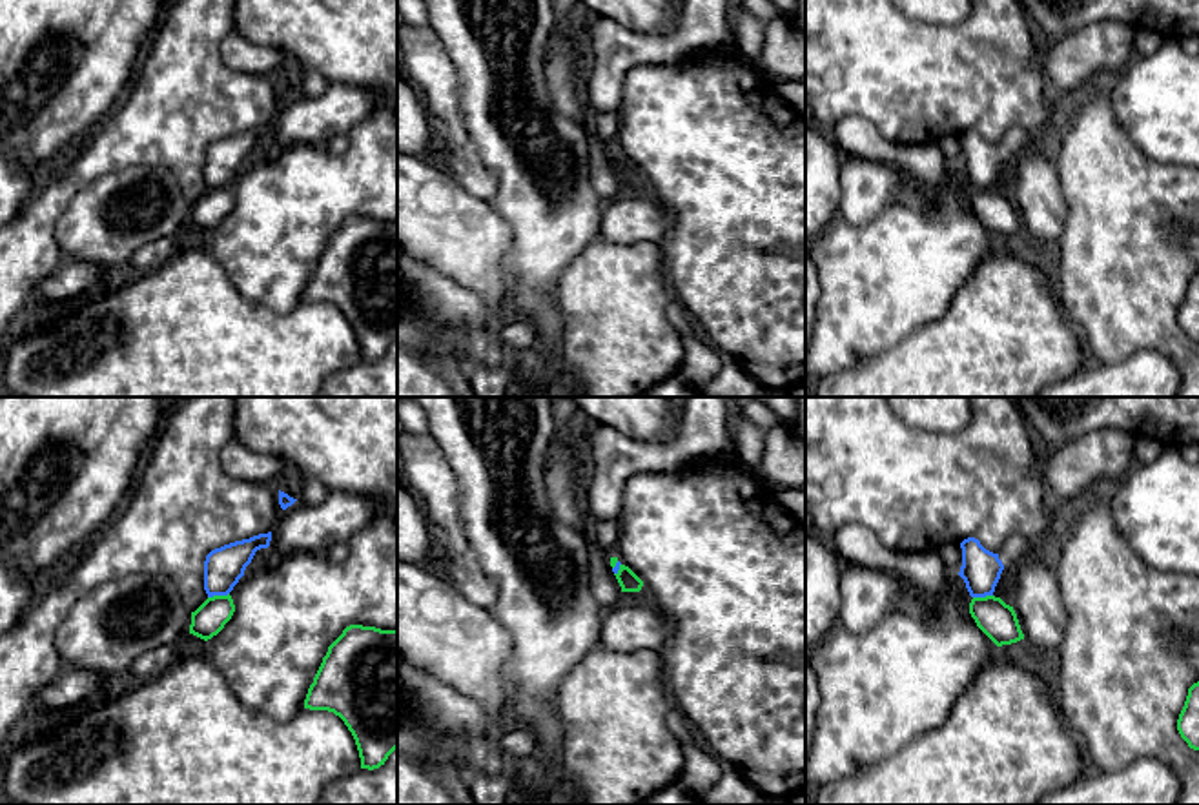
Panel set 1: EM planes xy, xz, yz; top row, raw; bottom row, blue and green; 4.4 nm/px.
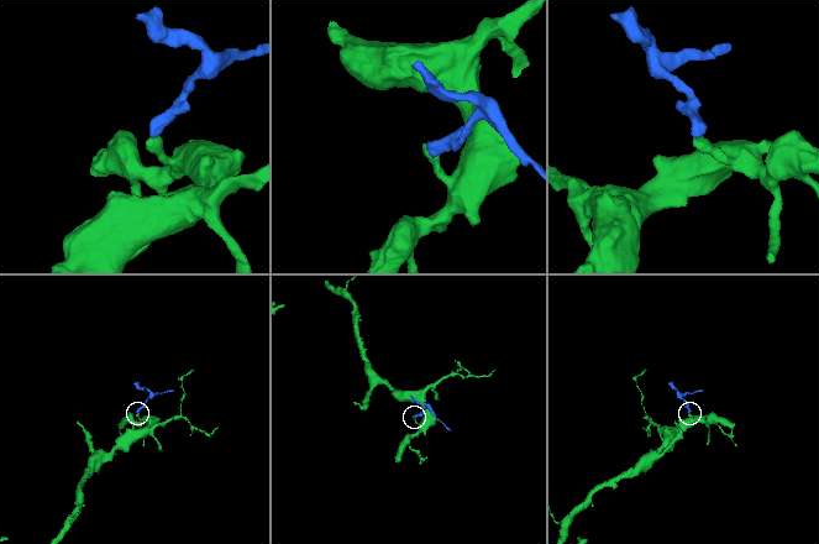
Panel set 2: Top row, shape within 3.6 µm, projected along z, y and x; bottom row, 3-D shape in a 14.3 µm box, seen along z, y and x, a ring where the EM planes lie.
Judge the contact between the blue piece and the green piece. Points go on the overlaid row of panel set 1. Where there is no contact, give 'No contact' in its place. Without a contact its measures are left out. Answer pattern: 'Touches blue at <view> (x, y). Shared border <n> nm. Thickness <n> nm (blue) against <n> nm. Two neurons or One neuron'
Touches blue at xy (217, 594). Shared border 100 nm. Thickness 170 nm (blue) against 150 nm. Two neurons

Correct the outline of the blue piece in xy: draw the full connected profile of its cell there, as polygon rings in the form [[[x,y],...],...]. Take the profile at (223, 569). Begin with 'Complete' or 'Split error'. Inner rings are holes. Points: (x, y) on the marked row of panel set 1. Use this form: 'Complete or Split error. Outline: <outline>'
Complete. Outline: [[[272,532],[211,550],[204,561],[204,590],[208,597],[228,596],[244,576],[255,552],[268,548],[270,541]]]

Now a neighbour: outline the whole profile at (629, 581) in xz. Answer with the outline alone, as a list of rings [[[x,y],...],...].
[[[620,565],[620,570],[614,576],[621,592],[640,592],[643,586],[643,581],[625,565]]]

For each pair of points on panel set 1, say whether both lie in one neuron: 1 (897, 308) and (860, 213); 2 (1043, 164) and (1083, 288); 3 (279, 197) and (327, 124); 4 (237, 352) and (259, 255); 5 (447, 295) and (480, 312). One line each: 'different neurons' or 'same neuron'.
1: different neurons
2: different neurons
3: different neurons
4: different neurons
5: same neuron

